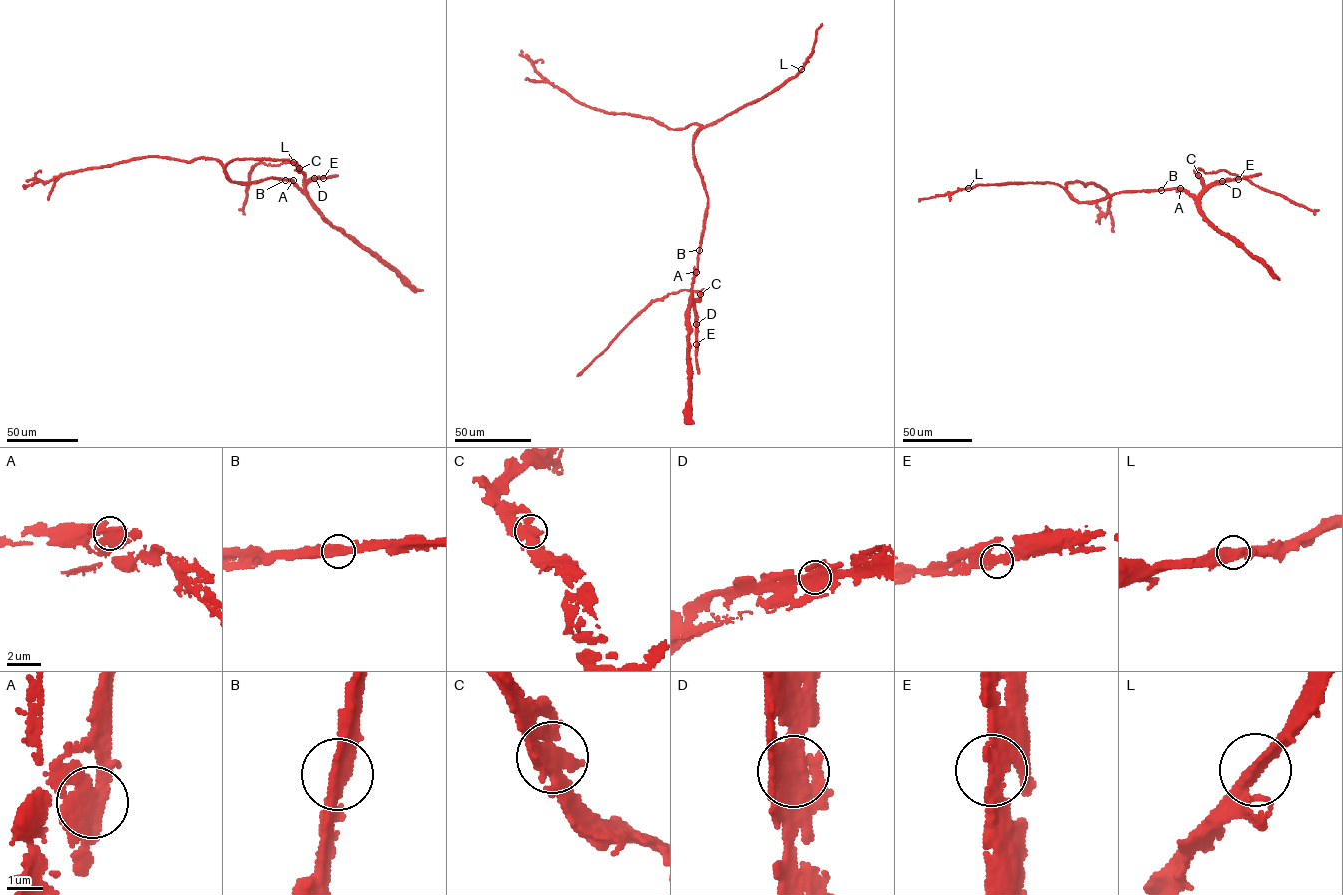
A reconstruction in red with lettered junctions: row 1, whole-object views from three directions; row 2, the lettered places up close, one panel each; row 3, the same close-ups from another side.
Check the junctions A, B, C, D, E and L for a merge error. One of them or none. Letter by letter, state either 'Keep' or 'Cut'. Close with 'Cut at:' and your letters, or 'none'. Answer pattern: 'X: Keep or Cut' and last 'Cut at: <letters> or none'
A: Keep
B: Keep
C: Keep
D: Keep
E: Keep
L: Keep
Cut at: none

